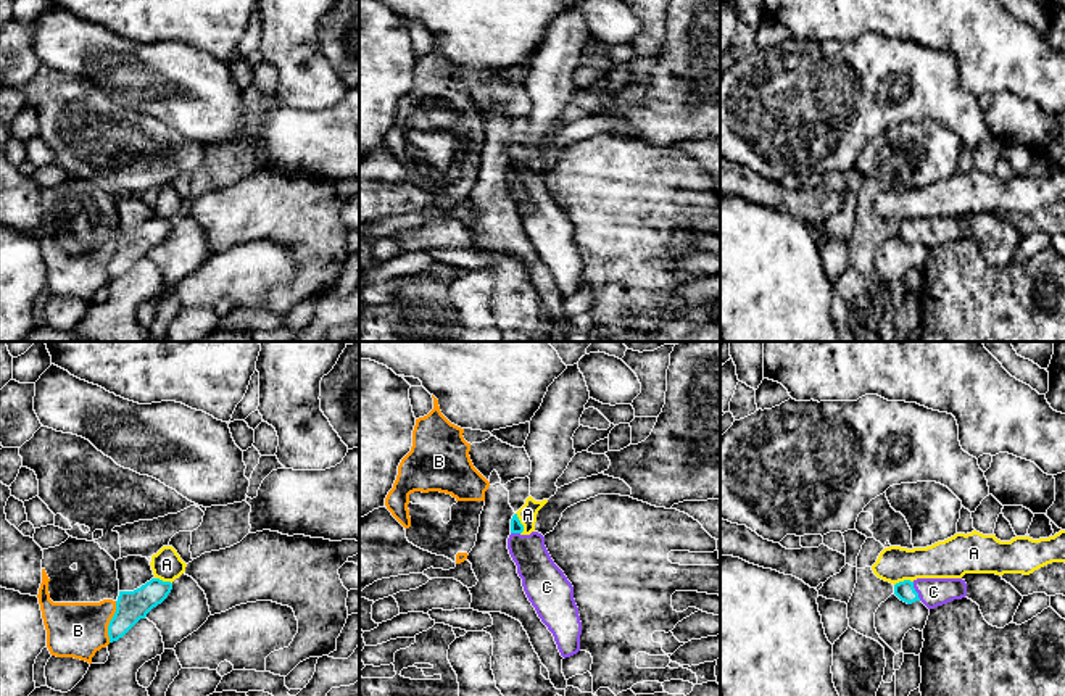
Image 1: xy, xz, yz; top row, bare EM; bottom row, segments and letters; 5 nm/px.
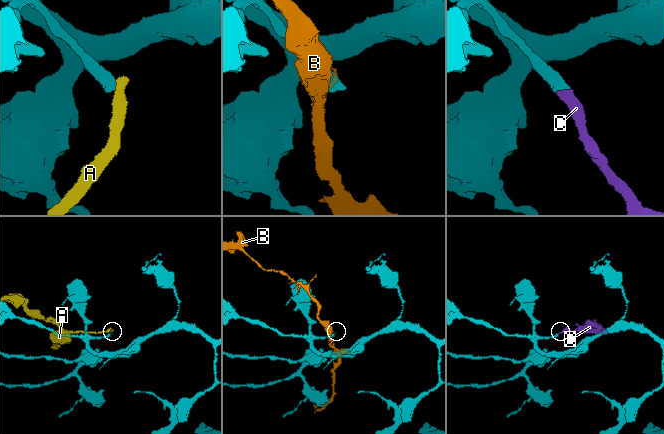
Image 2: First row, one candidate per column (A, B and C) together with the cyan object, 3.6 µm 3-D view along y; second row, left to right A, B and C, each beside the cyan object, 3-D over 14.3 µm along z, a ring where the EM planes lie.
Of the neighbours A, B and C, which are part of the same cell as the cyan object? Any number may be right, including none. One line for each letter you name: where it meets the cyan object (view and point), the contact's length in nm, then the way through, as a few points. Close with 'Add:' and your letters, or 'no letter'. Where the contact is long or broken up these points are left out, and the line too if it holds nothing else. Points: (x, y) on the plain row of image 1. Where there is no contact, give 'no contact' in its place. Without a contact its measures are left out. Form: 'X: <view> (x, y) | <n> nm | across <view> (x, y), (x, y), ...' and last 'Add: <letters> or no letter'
C: yz (915, 231) | 100 nm | across yz (904, 229), (915, 231), (933, 231)
Add: C

